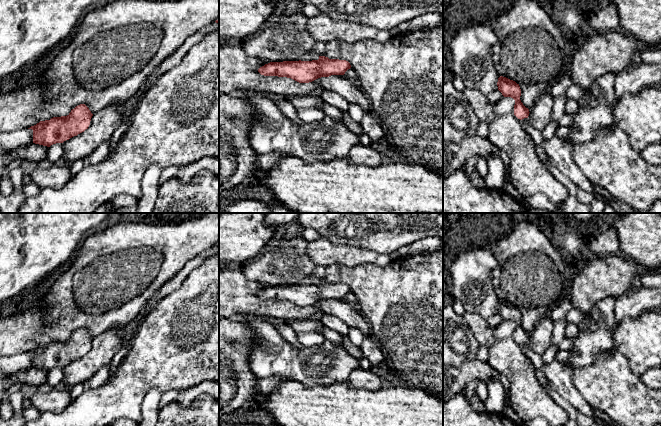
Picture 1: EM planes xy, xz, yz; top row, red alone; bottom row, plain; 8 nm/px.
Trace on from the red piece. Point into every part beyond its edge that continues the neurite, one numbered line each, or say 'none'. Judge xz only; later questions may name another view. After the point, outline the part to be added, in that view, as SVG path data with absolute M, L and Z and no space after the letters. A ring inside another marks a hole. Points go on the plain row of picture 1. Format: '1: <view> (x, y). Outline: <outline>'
none

